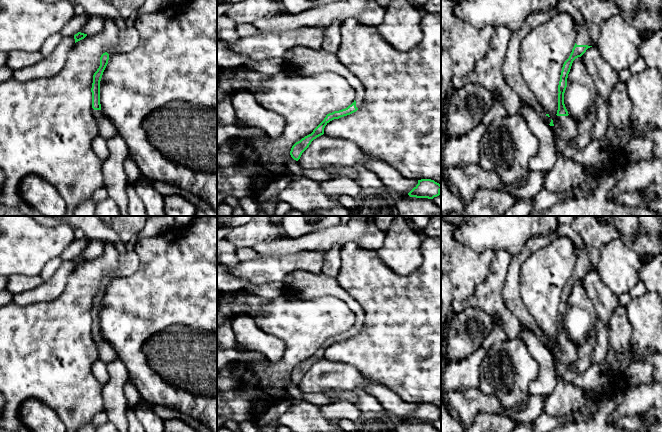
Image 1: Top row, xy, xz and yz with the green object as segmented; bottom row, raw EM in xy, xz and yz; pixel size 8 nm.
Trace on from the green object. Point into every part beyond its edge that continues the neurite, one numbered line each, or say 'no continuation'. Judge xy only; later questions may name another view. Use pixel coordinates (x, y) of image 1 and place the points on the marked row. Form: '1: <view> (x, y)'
1: xy (106, 129)

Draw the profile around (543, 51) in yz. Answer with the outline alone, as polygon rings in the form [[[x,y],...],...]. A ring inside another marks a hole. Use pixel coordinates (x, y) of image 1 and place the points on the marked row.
[[[565,12],[554,14],[547,22],[531,29],[526,37],[521,42],[520,47],[520,71],[528,88],[536,97],[538,103],[543,110],[553,120],[554,128],[557,124],[557,110],[558,110],[558,85],[560,75],[564,62],[569,58],[572,49],[575,45],[577,31],[574,28],[574,20]]]

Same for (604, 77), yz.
[[[595,45],[588,48],[581,57],[588,74],[593,79],[598,95],[608,104],[610,92],[619,82],[618,72],[603,59]]]

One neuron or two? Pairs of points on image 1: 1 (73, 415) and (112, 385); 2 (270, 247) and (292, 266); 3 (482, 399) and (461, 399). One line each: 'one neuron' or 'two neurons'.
1: two neurons
2: two neurons
3: one neuron

